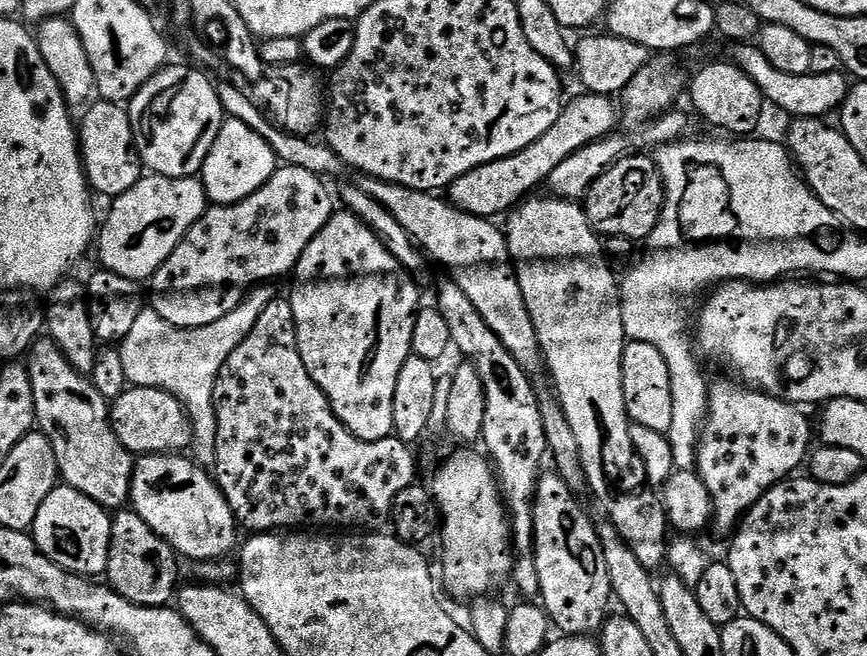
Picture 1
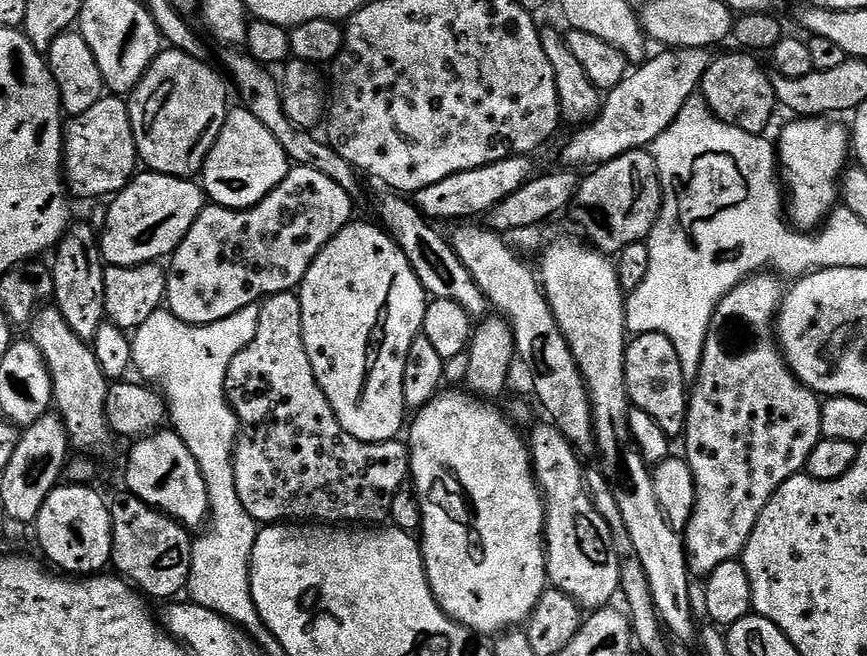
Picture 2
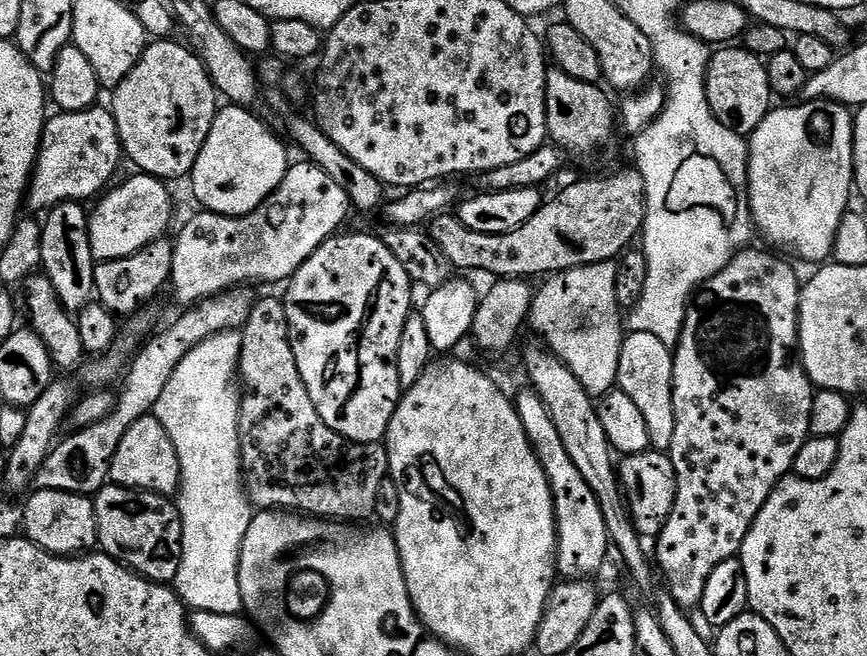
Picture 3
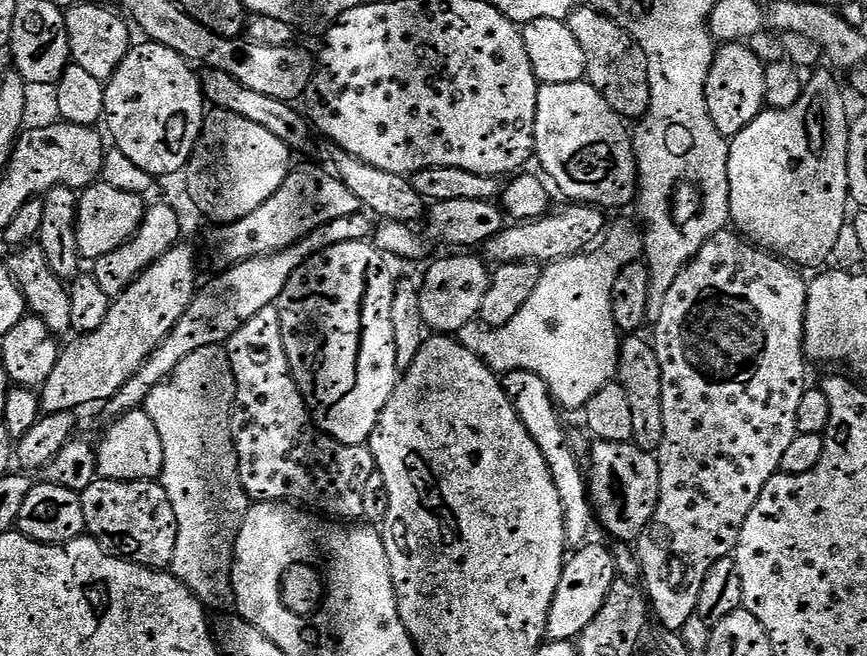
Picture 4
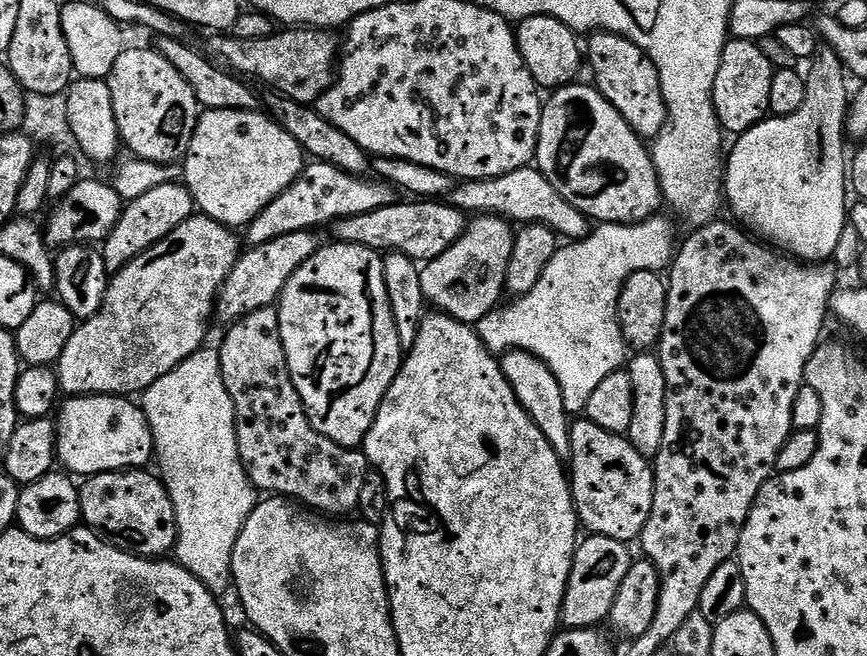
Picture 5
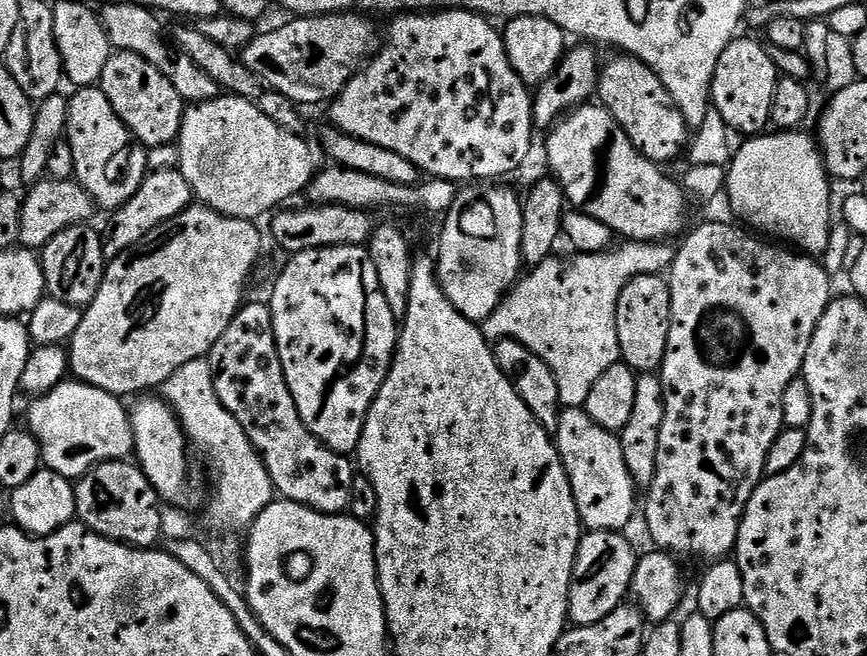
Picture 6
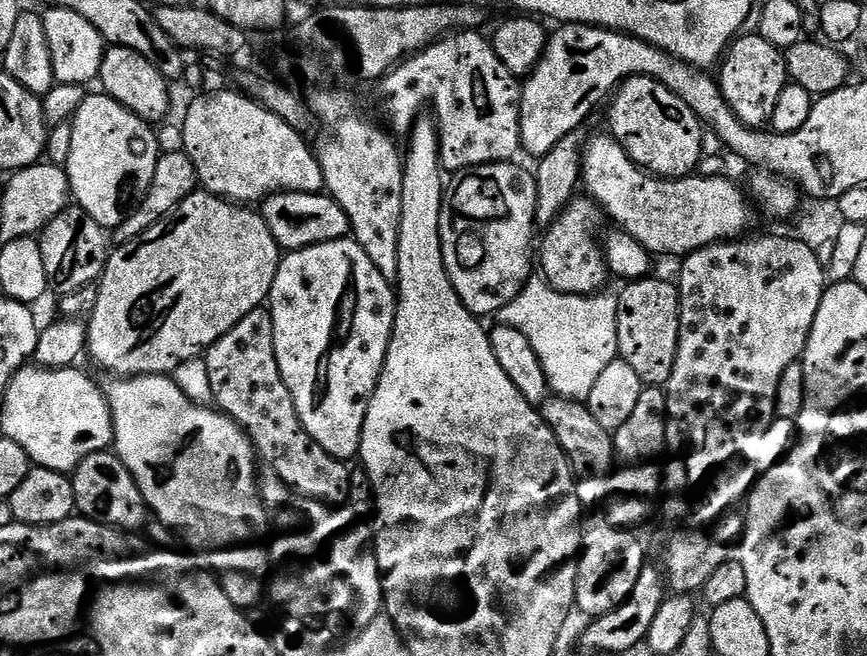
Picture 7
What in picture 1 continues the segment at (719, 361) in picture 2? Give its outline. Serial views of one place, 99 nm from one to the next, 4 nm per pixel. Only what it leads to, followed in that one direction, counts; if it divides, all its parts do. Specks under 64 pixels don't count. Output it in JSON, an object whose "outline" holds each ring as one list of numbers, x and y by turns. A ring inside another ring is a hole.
{"outline":[[712,380,708,389,708,414,700,430,700,442,696,449,695,471,702,478,712,499,712,520,714,528,731,533,747,516,749,510,760,501,771,488,782,480,789,479,796,467,805,463,814,444,814,428,808,425,797,405,789,404,757,390,743,382]]}

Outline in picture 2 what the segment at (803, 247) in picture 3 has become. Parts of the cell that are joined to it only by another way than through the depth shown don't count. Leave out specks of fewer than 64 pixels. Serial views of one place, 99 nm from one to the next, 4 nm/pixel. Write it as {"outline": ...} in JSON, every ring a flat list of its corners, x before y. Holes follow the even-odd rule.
{"outline":[[825,117,795,119,783,130,780,146,778,144,776,148,778,164,782,166,790,194,790,200,786,202,786,214,789,221,800,230,815,229,833,209,836,180,839,174,841,177,846,166,846,154,850,152,847,129,830,121]]}

